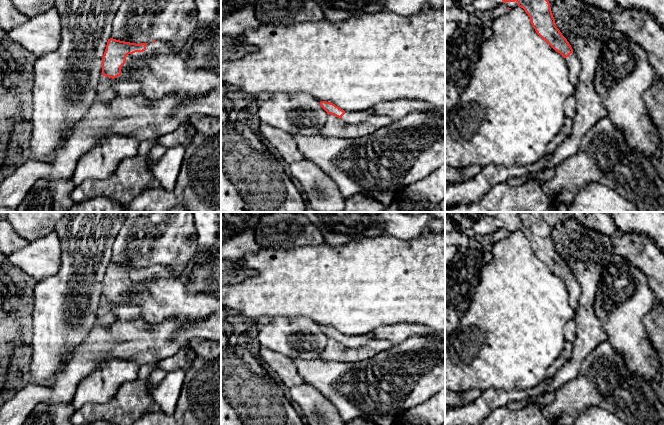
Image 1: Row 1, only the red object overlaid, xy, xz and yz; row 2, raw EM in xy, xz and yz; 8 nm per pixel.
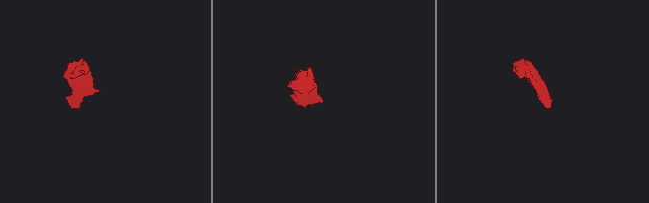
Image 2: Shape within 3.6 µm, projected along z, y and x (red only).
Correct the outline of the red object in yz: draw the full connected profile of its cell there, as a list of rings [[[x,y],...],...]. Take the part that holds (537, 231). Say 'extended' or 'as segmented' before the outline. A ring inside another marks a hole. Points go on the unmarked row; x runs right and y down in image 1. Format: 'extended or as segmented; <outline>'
extended; [[[498,212],[497,216],[488,220],[508,233],[519,230],[525,234],[537,258],[565,282],[569,304],[576,311],[581,294],[580,284],[556,251],[550,227],[539,212]]]

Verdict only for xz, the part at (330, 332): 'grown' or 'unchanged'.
grown

